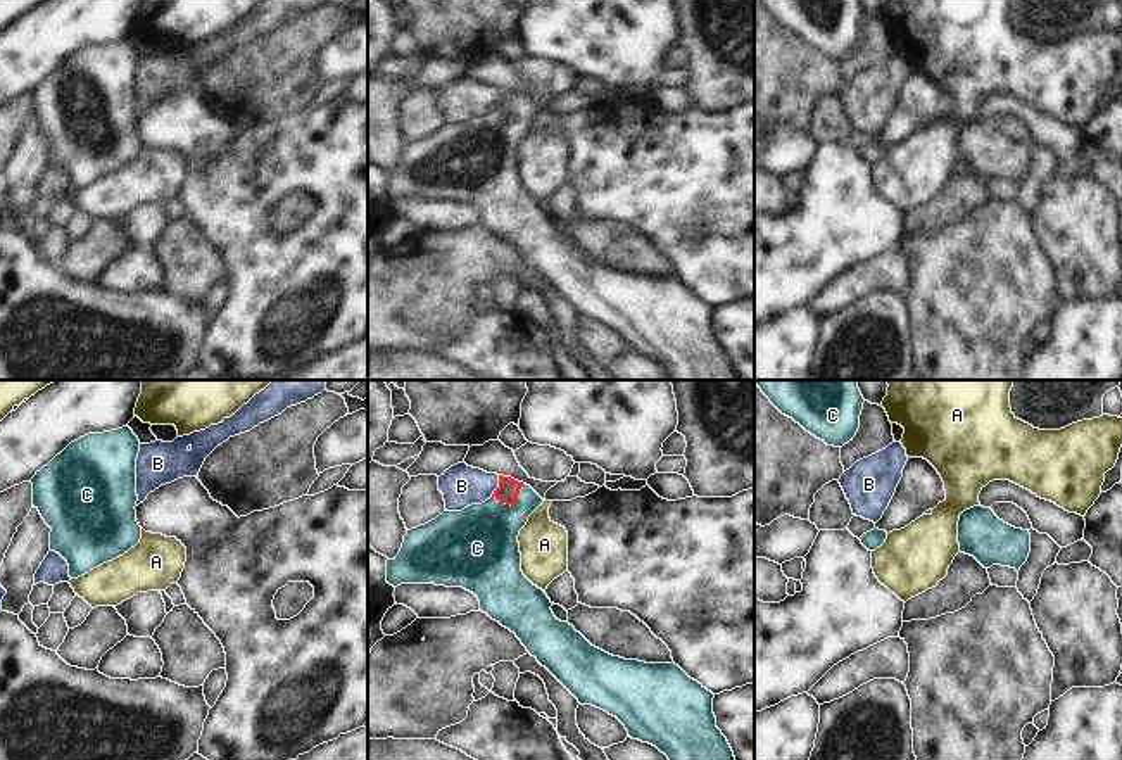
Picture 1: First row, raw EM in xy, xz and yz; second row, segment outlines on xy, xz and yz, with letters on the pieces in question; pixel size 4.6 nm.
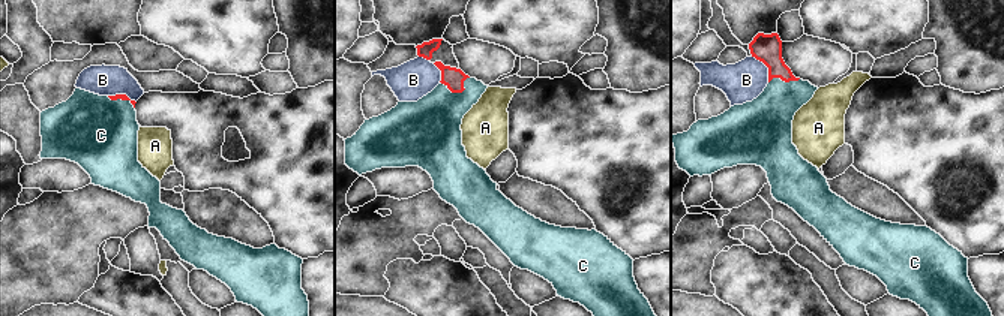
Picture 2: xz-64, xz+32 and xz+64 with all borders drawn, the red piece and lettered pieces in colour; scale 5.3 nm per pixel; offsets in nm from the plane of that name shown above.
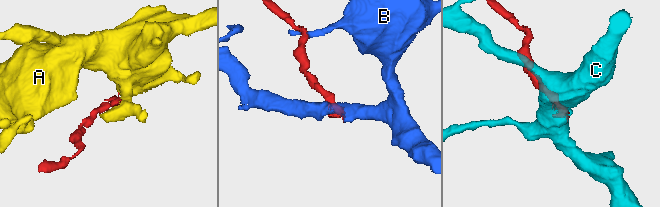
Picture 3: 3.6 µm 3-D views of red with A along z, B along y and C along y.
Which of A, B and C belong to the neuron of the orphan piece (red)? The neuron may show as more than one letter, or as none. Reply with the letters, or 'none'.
C.

